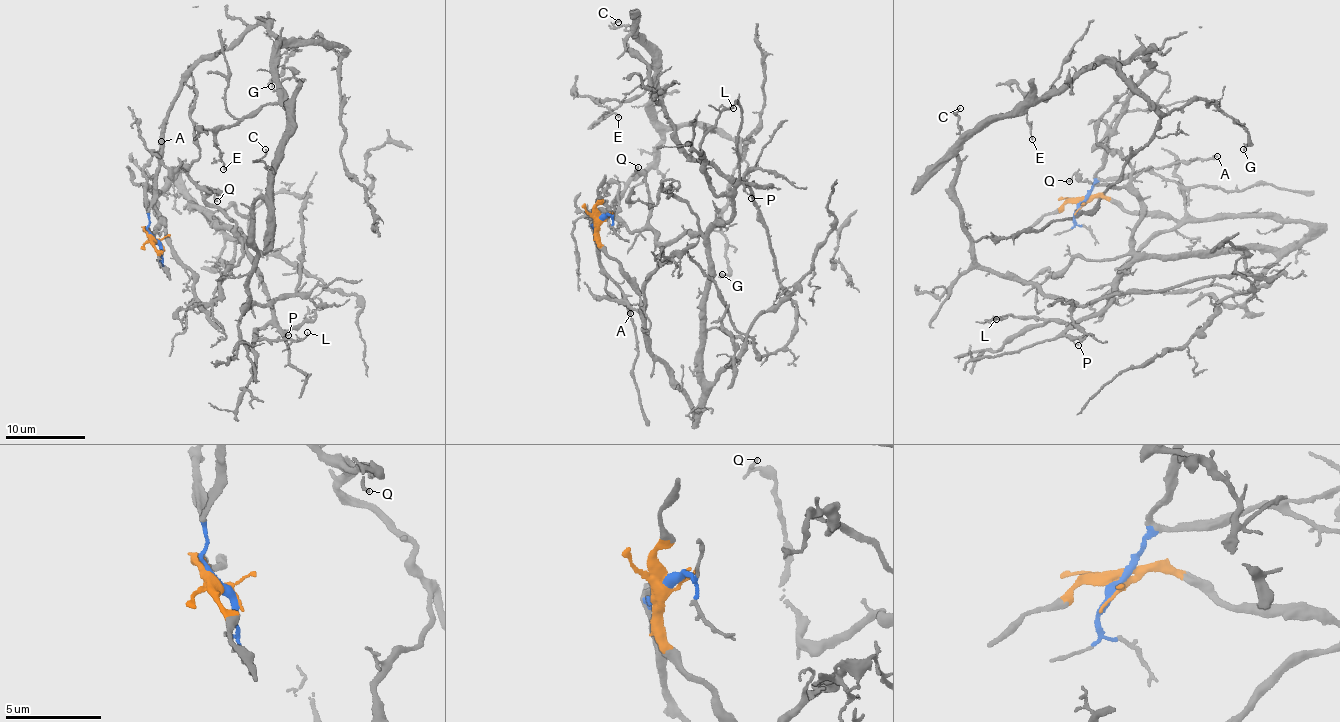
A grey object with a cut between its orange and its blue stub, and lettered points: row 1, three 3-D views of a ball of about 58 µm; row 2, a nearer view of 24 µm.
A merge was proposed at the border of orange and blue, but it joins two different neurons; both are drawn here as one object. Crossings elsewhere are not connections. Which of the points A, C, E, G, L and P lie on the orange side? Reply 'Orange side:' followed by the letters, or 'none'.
Orange side: L, P

